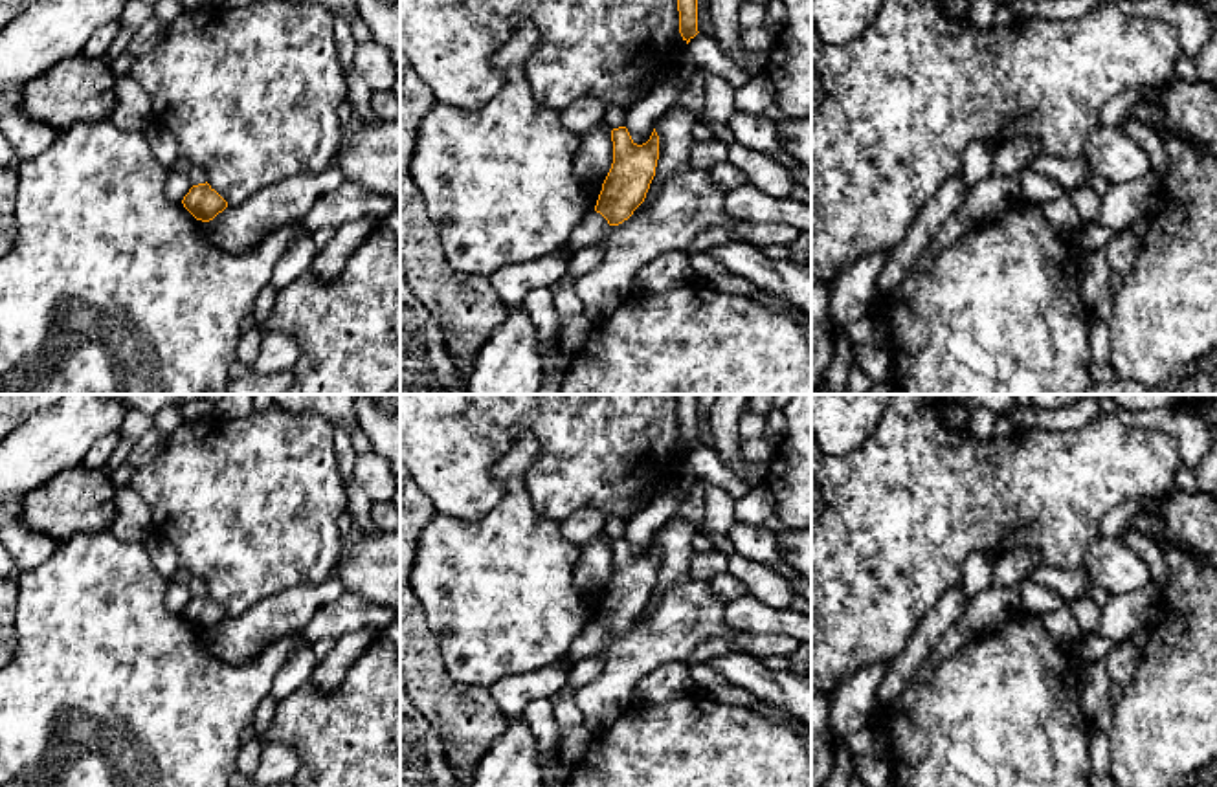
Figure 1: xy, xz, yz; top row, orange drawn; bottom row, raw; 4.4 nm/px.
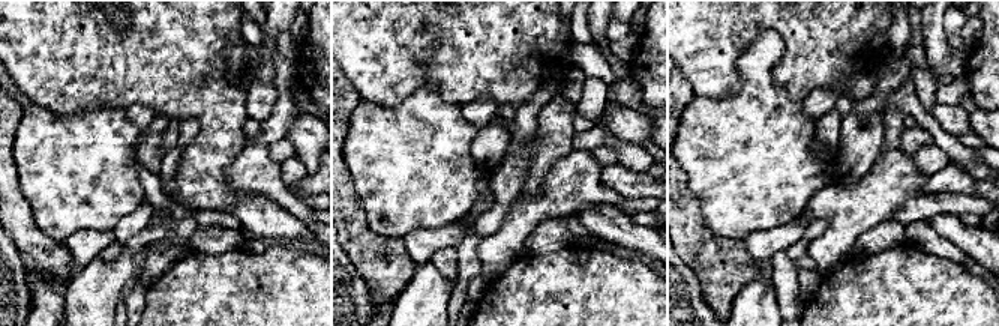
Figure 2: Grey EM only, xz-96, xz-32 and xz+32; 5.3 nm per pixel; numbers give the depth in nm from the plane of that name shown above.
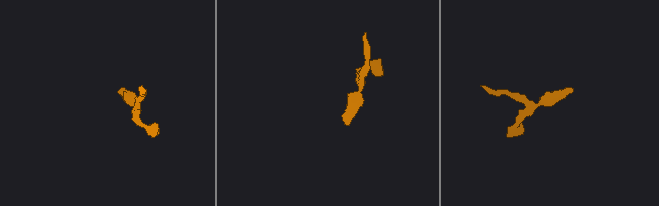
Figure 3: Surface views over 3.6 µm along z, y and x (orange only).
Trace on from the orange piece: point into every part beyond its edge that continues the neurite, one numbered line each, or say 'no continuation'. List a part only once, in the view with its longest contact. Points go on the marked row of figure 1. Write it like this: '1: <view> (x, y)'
no continuation

